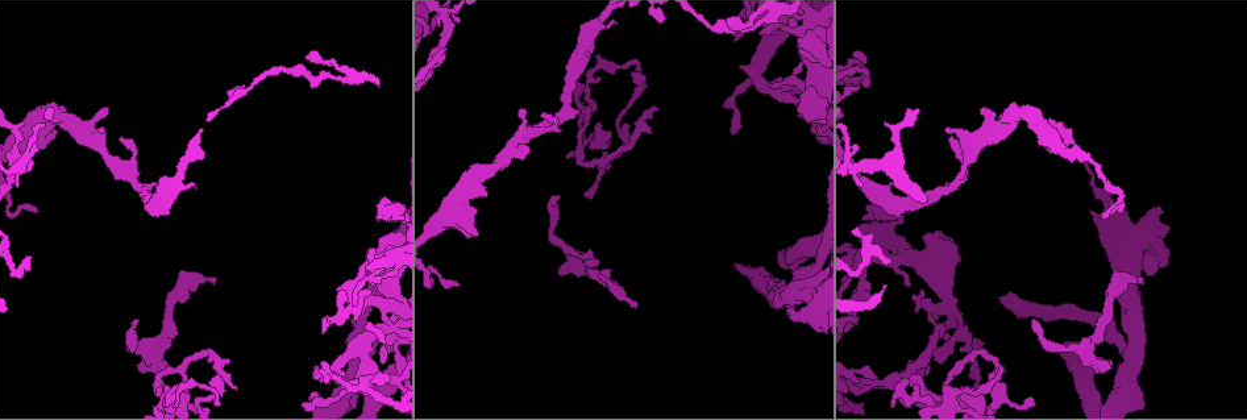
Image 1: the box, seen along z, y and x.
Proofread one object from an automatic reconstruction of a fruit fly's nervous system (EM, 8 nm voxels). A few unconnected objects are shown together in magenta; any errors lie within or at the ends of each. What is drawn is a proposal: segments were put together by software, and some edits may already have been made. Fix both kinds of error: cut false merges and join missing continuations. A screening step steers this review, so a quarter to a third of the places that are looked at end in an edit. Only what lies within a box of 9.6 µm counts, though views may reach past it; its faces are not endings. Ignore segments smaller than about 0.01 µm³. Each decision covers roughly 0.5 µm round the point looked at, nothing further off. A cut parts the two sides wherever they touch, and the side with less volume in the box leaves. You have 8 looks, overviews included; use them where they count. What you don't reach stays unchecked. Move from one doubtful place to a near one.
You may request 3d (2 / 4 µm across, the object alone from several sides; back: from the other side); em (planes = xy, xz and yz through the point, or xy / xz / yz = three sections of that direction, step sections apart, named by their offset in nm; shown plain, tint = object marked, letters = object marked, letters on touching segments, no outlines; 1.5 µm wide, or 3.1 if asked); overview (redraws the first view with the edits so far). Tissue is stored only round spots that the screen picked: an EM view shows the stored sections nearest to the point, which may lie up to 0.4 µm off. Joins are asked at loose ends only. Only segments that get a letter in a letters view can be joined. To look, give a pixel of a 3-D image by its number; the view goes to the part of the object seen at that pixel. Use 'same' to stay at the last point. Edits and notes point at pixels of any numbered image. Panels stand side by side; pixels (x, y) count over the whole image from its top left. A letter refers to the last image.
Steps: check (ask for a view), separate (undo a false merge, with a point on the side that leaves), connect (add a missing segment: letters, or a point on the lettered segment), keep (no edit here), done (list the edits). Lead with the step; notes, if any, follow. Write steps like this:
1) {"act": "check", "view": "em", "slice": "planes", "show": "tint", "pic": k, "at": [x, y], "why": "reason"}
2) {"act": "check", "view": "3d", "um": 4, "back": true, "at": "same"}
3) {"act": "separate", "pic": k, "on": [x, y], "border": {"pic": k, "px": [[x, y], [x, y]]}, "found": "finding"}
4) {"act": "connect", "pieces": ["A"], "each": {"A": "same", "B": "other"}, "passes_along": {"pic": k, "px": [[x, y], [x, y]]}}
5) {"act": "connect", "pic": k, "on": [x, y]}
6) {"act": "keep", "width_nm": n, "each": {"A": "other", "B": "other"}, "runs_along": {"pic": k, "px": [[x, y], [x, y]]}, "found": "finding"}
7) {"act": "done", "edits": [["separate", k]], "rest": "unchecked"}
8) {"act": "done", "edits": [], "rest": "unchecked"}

{"act": "check", "view": "em", "slice": "planes", "show": "tint", "pic": 1, "at": [733, 135], "why": "branch stops here"}

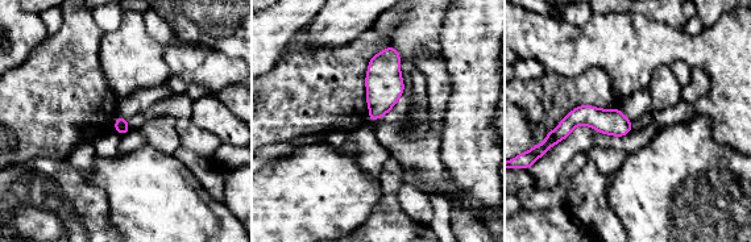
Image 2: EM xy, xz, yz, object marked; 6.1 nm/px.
{"act": "check", "view": "em", "slice": "planes", "show": "letters", "at": "same"}

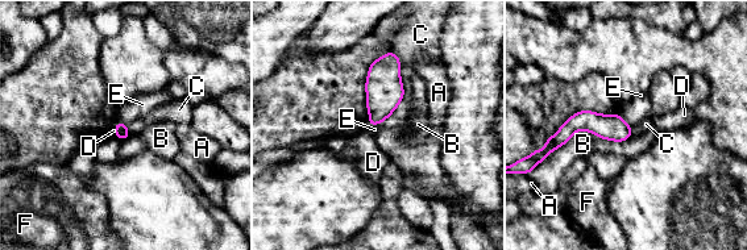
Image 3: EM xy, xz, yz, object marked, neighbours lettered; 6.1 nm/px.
{"act": "keep", "each": {"A": "other", "B": "other", "C": "other", "D": "other", "E": "other", "F": "other"}, "border": {"pic": 3, "px": [[391, 50], [403, 98], [382, 123]]}, "found": "none of them fits"}

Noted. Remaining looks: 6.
{"act": "check", "view": "em", "slice": "xz", "step": 8, "show": "plain", "pic": 1, "at": [854, 57], "why": "tapers out"}

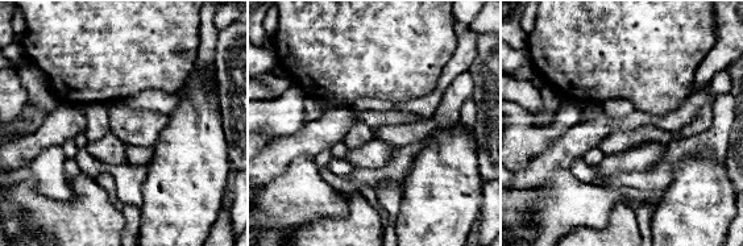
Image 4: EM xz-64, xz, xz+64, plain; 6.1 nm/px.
{"act": "check", "view": "em", "slice": "xz", "step": 8, "show": "letters", "at": "same", "why": "what lies round it"}

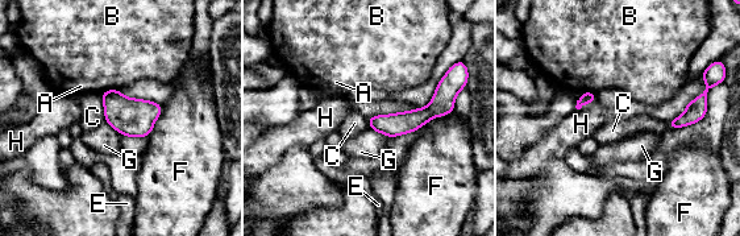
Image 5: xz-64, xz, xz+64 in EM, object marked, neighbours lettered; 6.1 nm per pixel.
{"act": "keep", "each": {"A": "other", "B": "other", "C": "other", "E": "other", "F": "other", "G": "other", "H": "other"}, "runs_along": {"pic": 5, "px": [[447, 81], [427, 114], [373, 124]]}, "found": "none of them fits"}

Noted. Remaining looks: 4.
{"act": "check", "view": "3d", "um": 2, "pic": 1, "at": [557, 195], "why": "tapers out"}

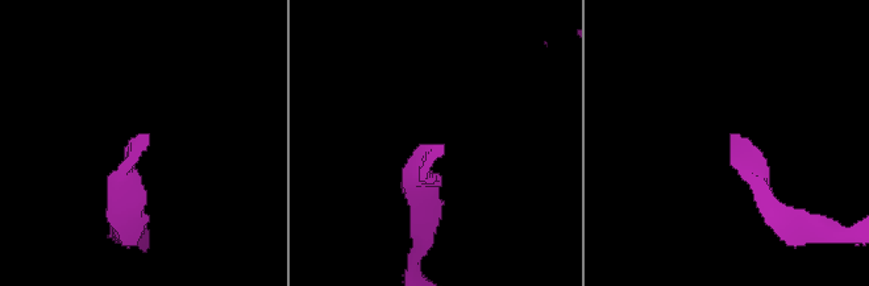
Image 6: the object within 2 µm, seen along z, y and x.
{"act": "check", "view": "em", "slice": "planes", "show": "letters", "pic": 6, "at": [145, 137], "why": "shape alone is not enough"}

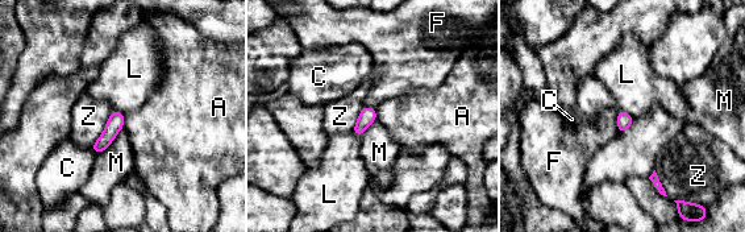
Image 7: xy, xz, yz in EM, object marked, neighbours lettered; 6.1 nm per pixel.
{"act": "keep", "each": {"A": "other", "C": "other", "F": "other", "L": "other", "M": "other", "Z": "other"}, "border": {"pic": 7, "px": [[619, 108], [633, 119]]}, "found": "no lettered segment goes on from it"}

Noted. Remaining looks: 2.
{"act": "done", "edits": [], "rest": "unchecked"}

